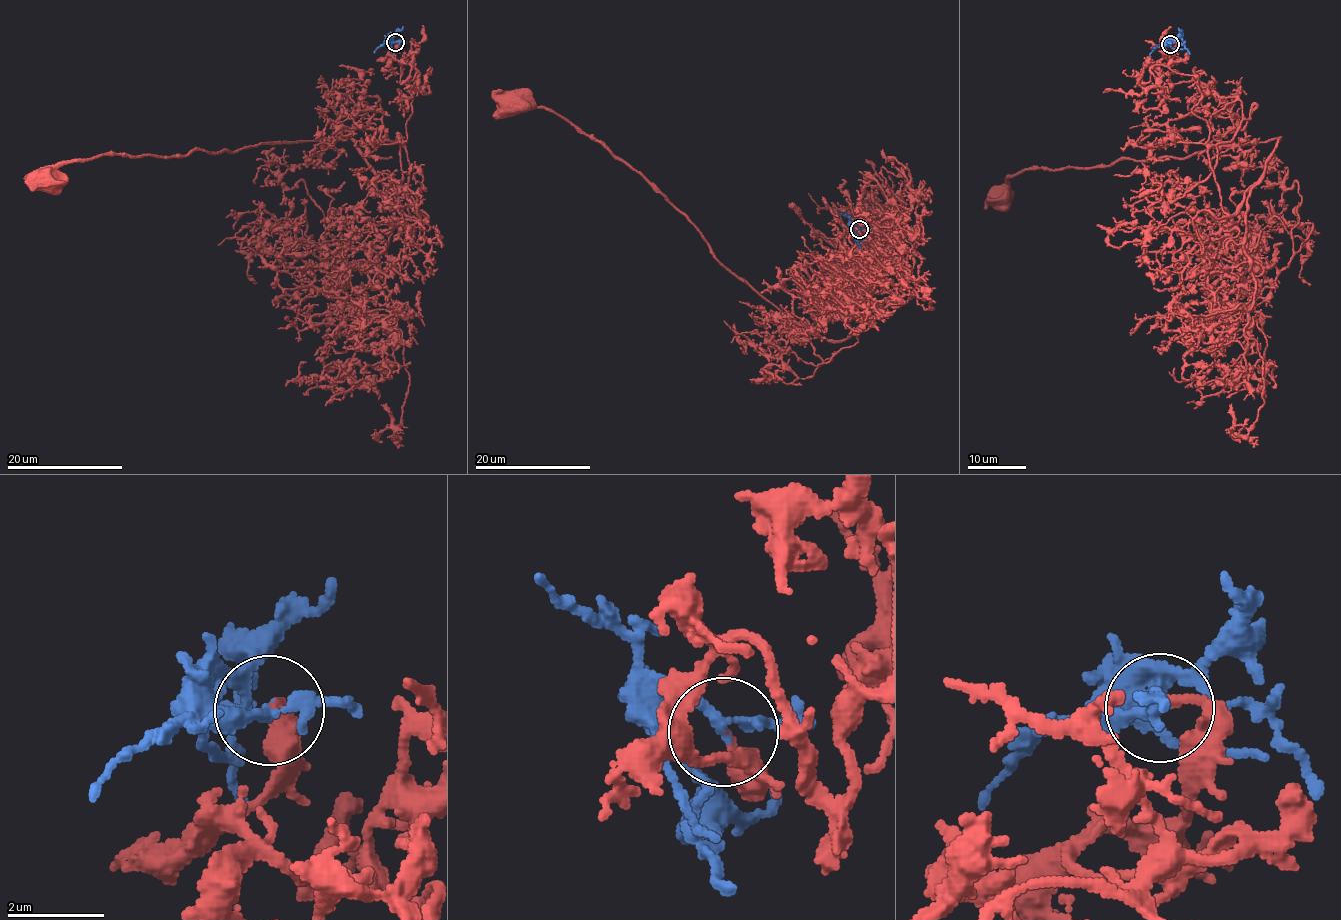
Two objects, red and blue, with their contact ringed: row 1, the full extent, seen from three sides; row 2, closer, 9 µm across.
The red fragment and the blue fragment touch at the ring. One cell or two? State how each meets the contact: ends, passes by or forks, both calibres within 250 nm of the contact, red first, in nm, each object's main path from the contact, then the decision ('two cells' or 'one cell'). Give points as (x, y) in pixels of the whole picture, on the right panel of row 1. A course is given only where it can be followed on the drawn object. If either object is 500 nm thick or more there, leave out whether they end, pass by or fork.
red ends there; blue passes by; 160 nm thick on the red side, 220 nm on the other; red runs (1170, 43), (1160, 62), (1195, 77), (1232, 215), (1279, 137), (1026, 169), (999, 197); blue runs (1170, 43), (1166, 45), (1186, 49), (1189, 55); one cell

